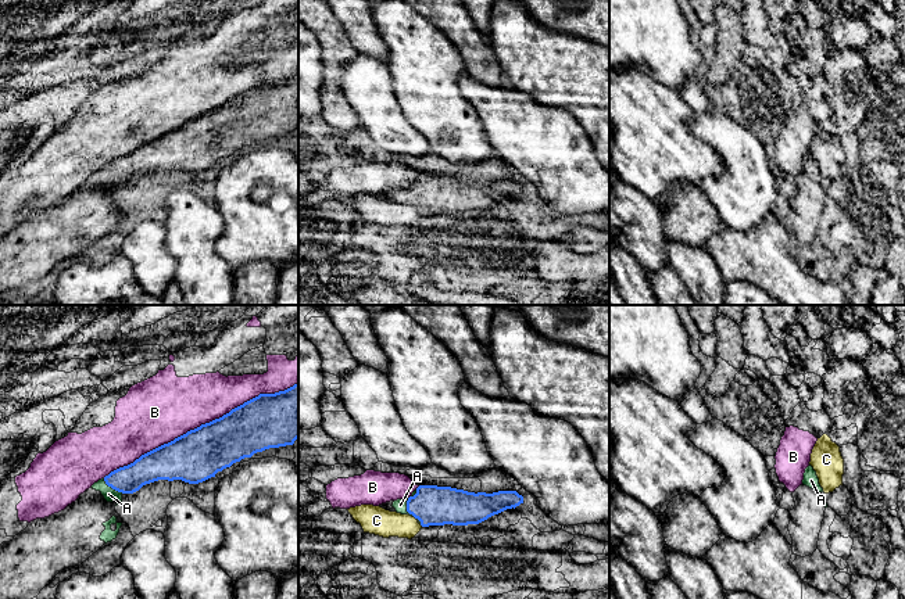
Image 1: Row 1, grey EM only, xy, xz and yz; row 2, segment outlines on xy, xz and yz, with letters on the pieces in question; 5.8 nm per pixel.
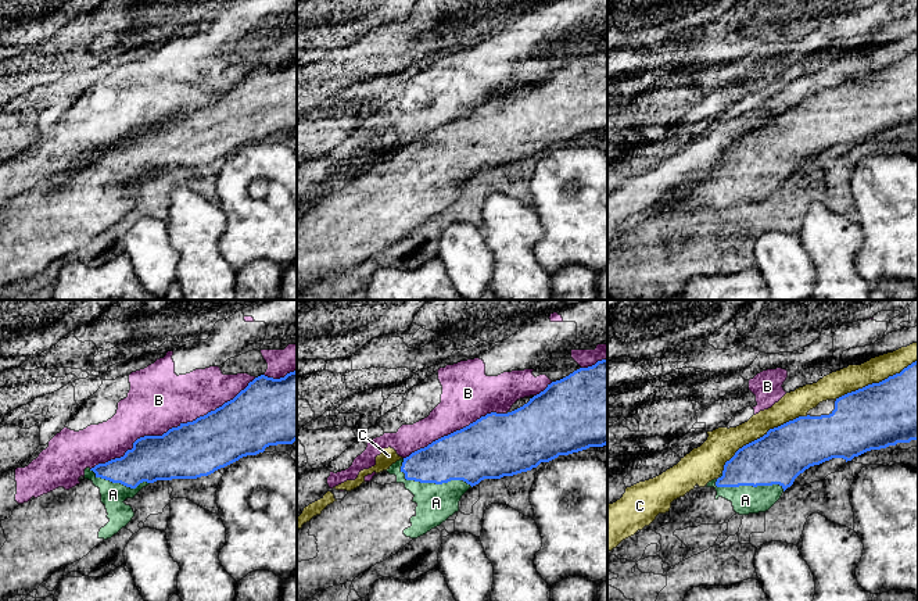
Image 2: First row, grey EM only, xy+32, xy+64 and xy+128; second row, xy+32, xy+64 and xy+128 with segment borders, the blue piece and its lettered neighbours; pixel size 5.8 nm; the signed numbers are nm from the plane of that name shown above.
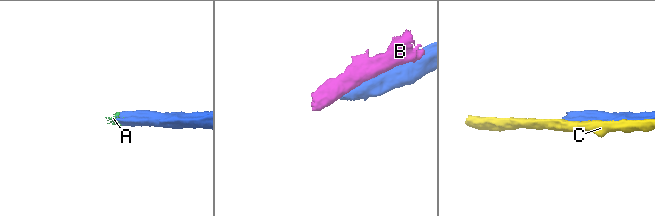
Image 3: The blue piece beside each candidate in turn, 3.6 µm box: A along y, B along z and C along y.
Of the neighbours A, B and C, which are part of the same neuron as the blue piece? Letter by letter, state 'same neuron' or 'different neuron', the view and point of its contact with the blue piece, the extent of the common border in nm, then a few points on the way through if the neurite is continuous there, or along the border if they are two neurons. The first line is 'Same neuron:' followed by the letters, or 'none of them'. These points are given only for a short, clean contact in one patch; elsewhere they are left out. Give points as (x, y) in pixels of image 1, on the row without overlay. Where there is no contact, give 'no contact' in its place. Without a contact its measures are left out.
Same neuron: A
A: same neuron; contact xy (113, 178); length 150 nm
B: different neuron; contact xy (201, 114); length 1250 nm
C: different neuron; no contact

